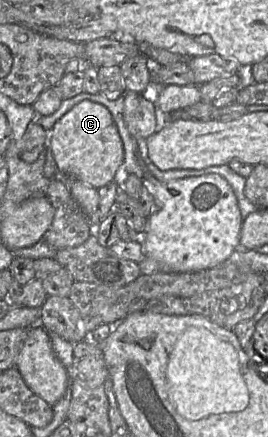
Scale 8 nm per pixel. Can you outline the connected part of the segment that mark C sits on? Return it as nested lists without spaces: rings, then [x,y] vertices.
[[[83,100],[62,116],[51,131],[51,148],[61,174],[96,189],[114,181],[124,161],[124,147],[112,114],[105,106]]]

